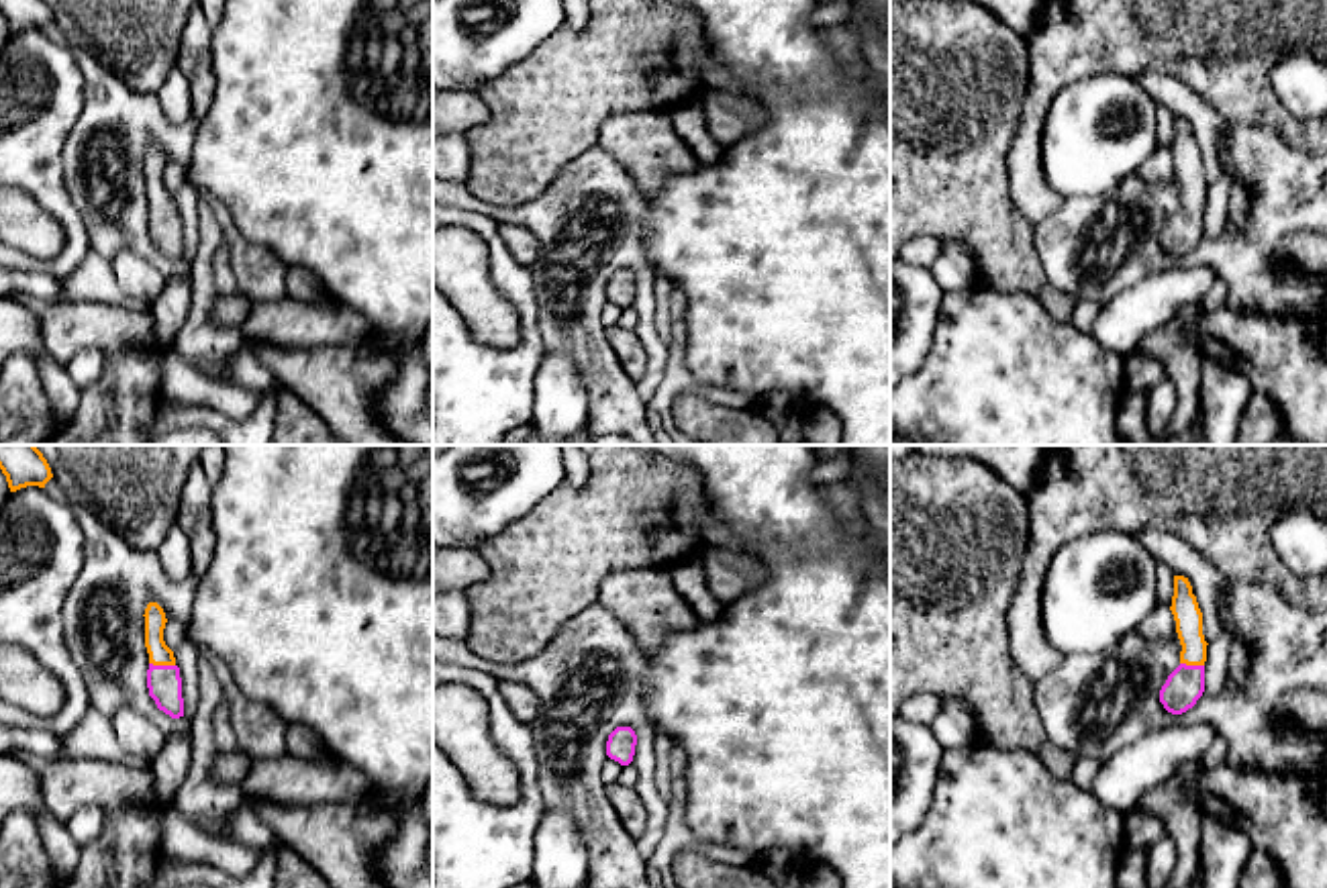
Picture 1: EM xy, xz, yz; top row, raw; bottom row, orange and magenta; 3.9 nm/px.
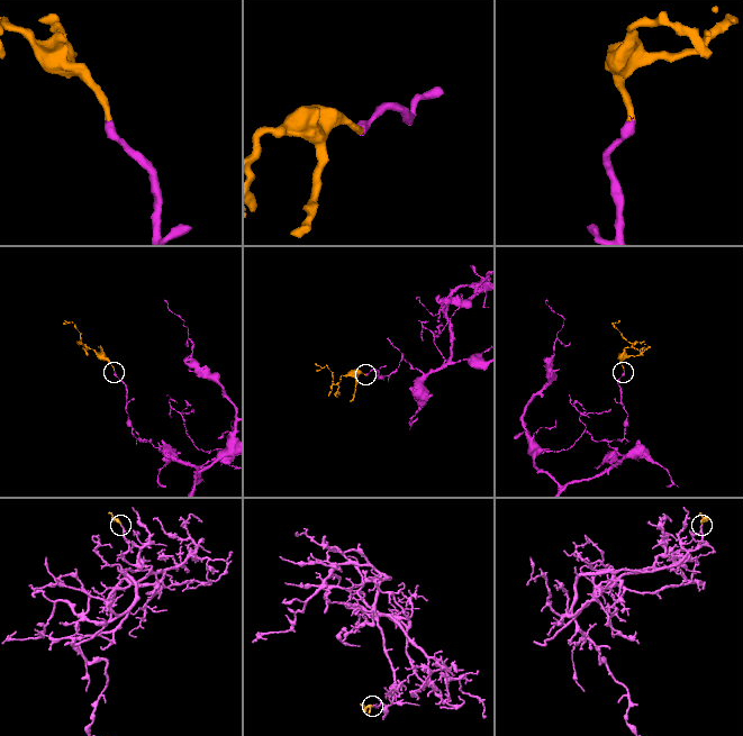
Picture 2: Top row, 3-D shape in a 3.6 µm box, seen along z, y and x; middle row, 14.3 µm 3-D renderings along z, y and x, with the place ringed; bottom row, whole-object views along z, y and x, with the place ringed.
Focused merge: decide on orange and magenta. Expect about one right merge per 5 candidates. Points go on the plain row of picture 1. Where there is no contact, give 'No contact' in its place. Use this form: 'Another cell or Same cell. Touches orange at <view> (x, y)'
Same cell. Touches orange at xy (162, 207)

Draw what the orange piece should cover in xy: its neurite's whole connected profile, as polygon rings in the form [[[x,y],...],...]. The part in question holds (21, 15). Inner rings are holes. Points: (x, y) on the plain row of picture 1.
[[[0,0],[0,12],[6,18],[10,35],[27,29],[45,31],[53,20],[45,0]]]

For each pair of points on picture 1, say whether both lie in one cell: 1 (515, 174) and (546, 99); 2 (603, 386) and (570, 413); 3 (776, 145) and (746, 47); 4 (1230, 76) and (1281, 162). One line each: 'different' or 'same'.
1: same
2: different
3: same
4: different

